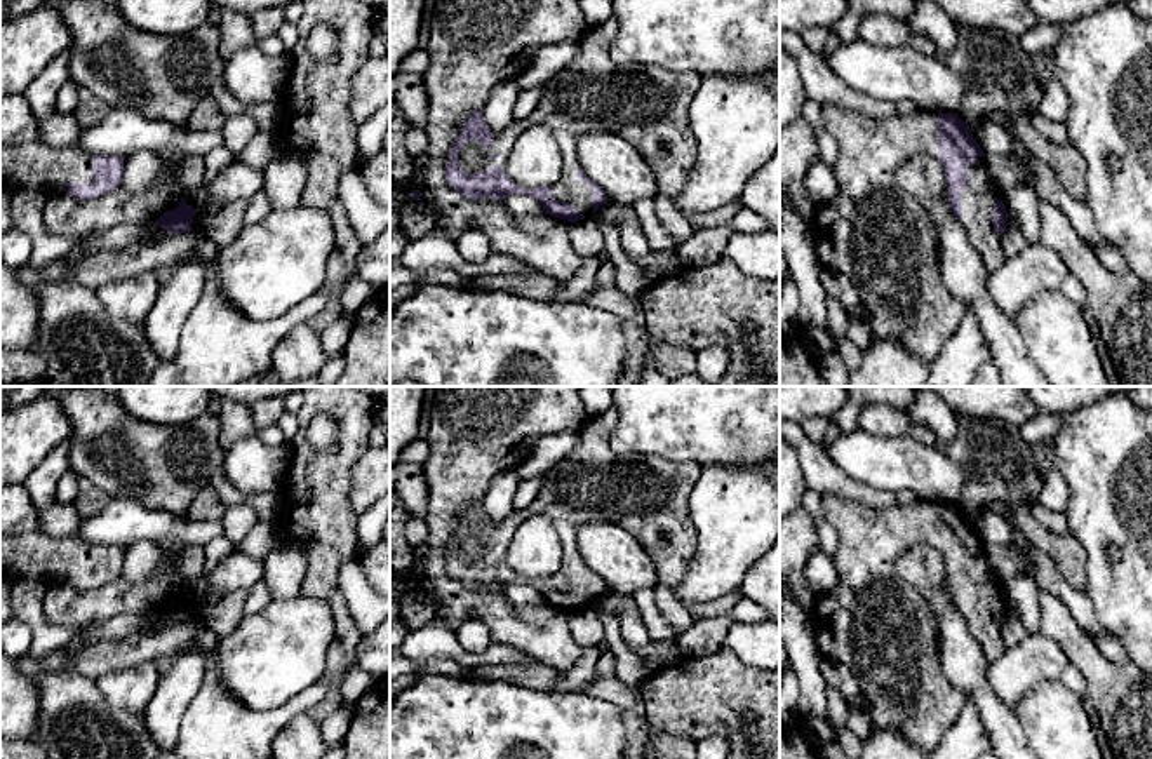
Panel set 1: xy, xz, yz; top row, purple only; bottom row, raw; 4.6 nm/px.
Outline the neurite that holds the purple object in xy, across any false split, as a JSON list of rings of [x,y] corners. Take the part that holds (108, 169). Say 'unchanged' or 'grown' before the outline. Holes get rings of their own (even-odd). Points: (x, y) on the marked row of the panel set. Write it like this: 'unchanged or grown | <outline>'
grown | [[[40,139],[0,144],[0,186],[35,190],[78,200],[103,197],[122,185],[124,158],[94,155],[80,146],[54,148]]]

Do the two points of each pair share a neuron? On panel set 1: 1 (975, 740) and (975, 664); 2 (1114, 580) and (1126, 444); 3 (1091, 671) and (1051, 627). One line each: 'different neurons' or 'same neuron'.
1: different neurons
2: same neuron
3: same neuron

